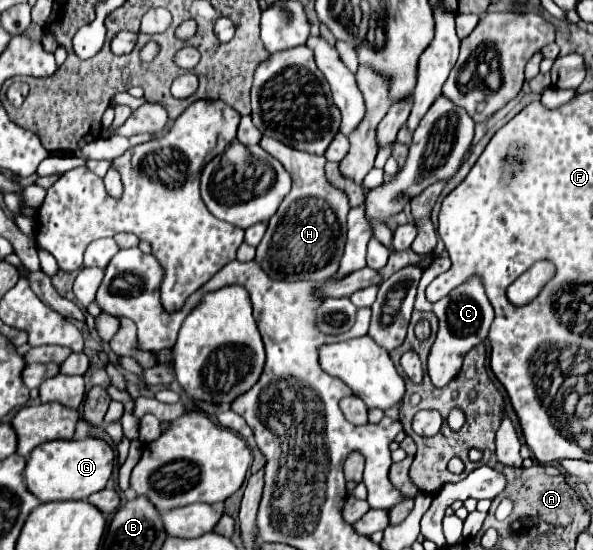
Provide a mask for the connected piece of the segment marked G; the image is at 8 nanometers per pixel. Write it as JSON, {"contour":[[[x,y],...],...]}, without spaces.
{"contour":[[[94,437],[82,441],[48,441],[38,445],[24,467],[26,489],[40,501],[66,501],[66,499],[86,499],[88,495],[102,491],[114,469],[114,451],[112,447]]]}

